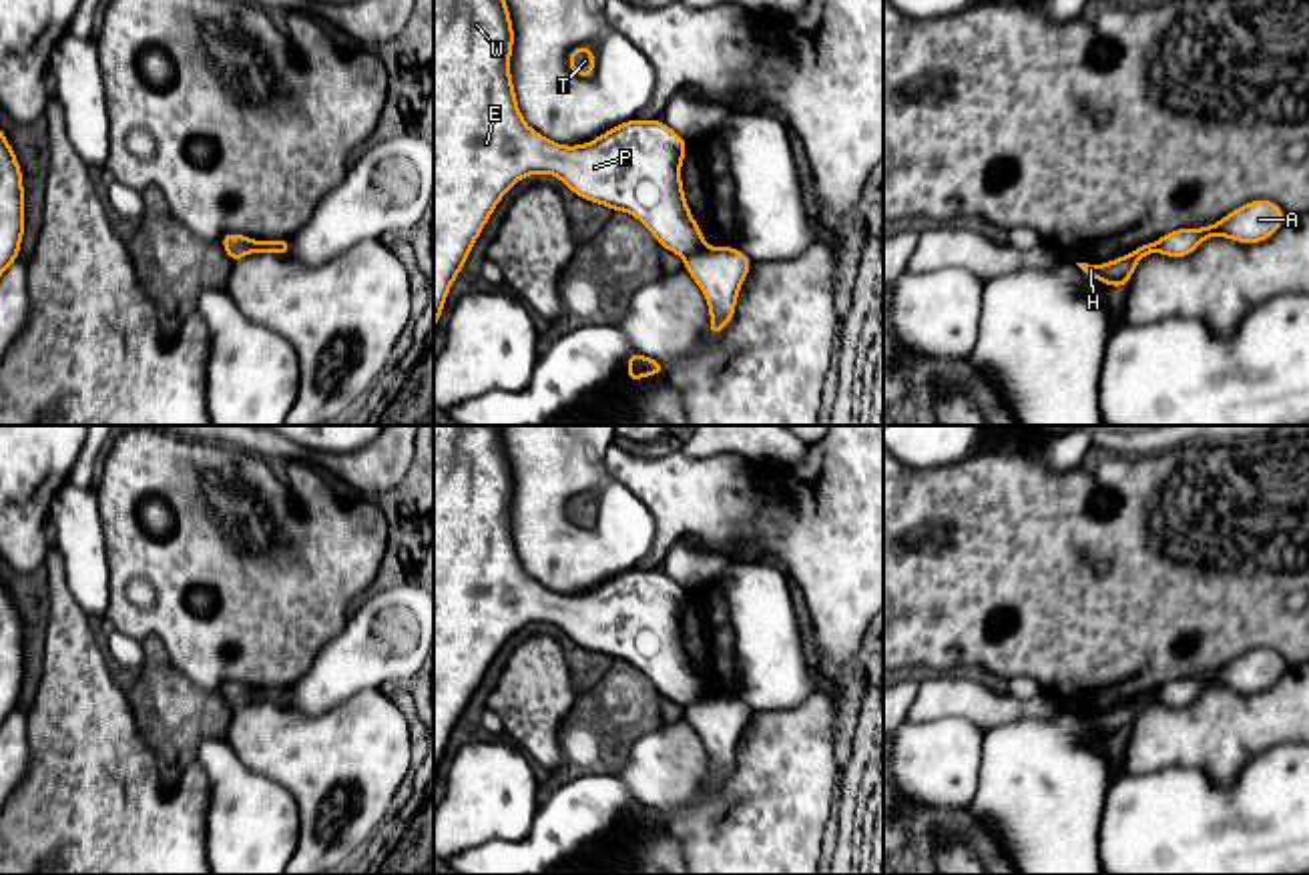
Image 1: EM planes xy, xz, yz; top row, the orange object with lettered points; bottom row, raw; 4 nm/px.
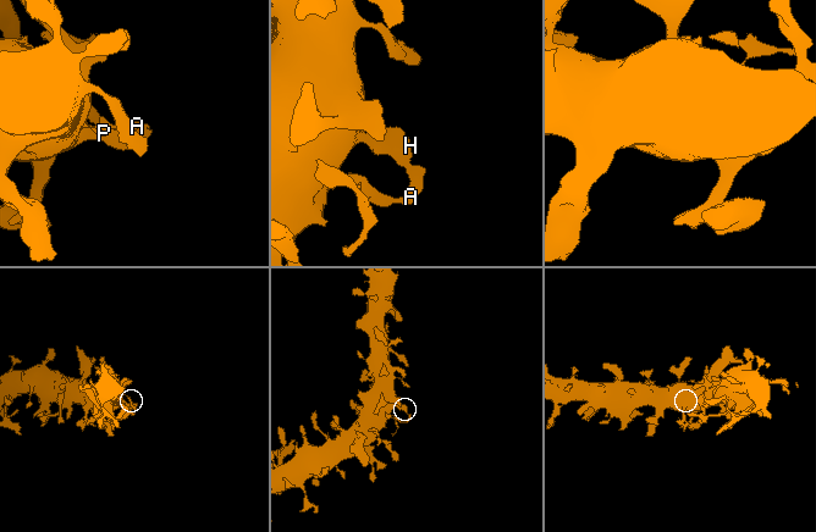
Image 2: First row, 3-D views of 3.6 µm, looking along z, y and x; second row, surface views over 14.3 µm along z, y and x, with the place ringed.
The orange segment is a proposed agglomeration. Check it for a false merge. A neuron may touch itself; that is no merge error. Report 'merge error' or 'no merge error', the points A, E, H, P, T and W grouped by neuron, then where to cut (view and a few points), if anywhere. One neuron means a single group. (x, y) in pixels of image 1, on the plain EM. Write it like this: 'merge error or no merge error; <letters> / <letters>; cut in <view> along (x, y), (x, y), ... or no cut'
merge error; A / E H P T W; cut in xz along (705, 697), (685, 709)

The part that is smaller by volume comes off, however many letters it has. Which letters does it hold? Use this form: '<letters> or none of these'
A

